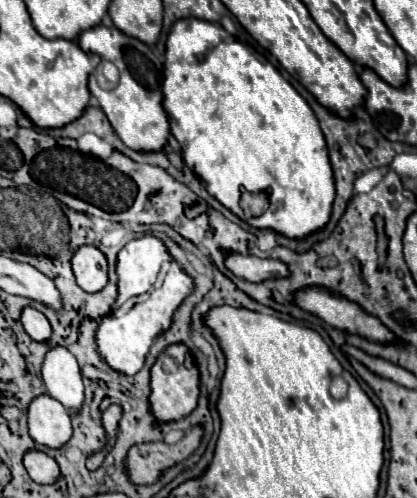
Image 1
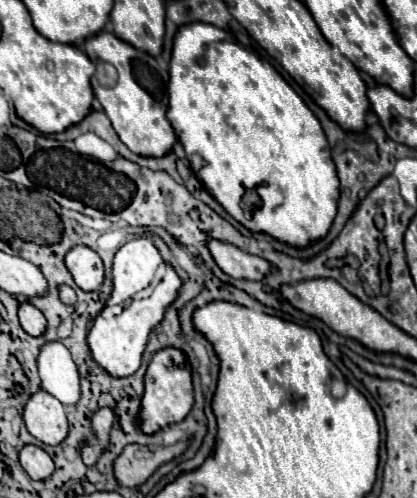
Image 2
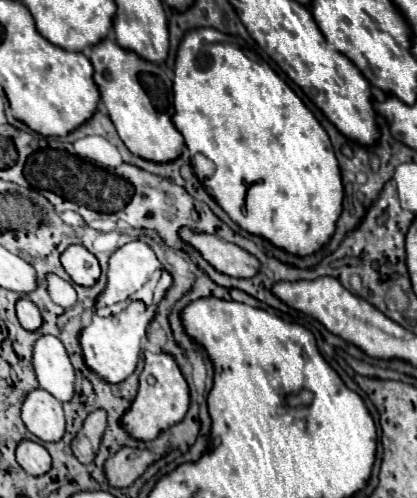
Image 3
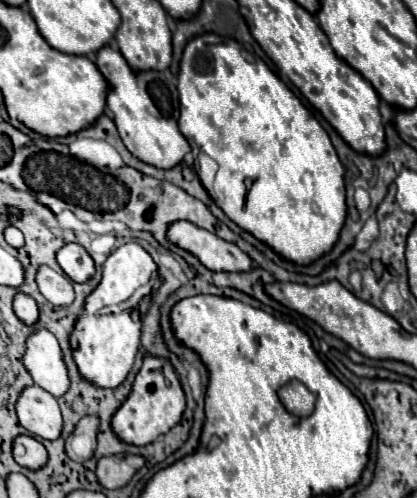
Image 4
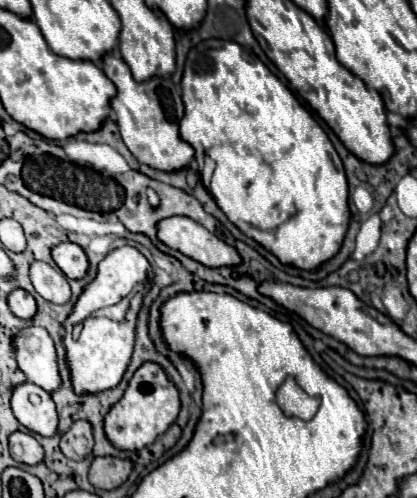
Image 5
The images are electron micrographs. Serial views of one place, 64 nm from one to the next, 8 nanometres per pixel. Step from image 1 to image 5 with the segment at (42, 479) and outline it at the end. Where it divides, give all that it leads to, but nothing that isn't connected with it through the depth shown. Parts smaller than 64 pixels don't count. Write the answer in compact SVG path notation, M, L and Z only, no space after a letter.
M14 432L8 438L8 446L10 446L10 454L16 462L32 466L32 464L38 464L44 458L44 450L32 434Z

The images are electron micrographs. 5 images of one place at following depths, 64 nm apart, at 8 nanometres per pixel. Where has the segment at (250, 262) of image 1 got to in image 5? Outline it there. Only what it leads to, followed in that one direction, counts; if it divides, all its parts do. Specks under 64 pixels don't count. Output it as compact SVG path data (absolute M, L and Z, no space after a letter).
M170 216L168 220L160 220L160 224L156 224L156 232L158 240L168 248L180 250L204 266L218 268L240 264L236 248L228 246L224 240L188 216Z

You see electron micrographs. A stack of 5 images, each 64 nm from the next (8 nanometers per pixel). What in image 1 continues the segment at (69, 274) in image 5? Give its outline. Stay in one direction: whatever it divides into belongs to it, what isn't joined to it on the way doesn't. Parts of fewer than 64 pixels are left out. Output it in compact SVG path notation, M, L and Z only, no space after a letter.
M80 246L72 256L72 272L84 292L100 292L108 282L106 256L94 246Z

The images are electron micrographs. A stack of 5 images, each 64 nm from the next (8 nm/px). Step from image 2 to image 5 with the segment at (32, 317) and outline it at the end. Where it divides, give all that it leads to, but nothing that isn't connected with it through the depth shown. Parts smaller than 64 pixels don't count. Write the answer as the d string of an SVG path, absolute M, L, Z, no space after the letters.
M20 288L10 292L8 306L10 306L14 316L24 318L24 320L30 320L36 314L36 300L32 298L32 294L28 294L28 292L20 290Z

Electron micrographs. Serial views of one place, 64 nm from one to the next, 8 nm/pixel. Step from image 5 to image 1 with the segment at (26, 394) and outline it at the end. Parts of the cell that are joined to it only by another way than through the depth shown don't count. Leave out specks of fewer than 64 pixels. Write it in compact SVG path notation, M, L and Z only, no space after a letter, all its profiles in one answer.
M40 394L30 402L28 428L30 436L48 448L60 448L72 436L72 424L66 408L48 394Z

